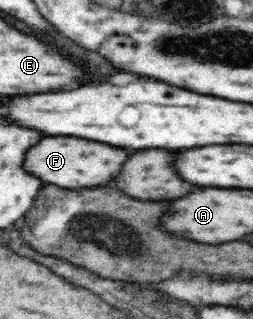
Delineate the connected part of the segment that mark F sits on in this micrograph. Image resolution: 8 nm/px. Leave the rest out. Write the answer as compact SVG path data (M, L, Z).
M48 136L26 154L24 168L32 176L44 180L44 183L50 182L62 188L102 186L108 184L108 178L118 176L128 156L130 156L128 150L114 148L102 142L92 142L86 138L72 138L72 136Z

